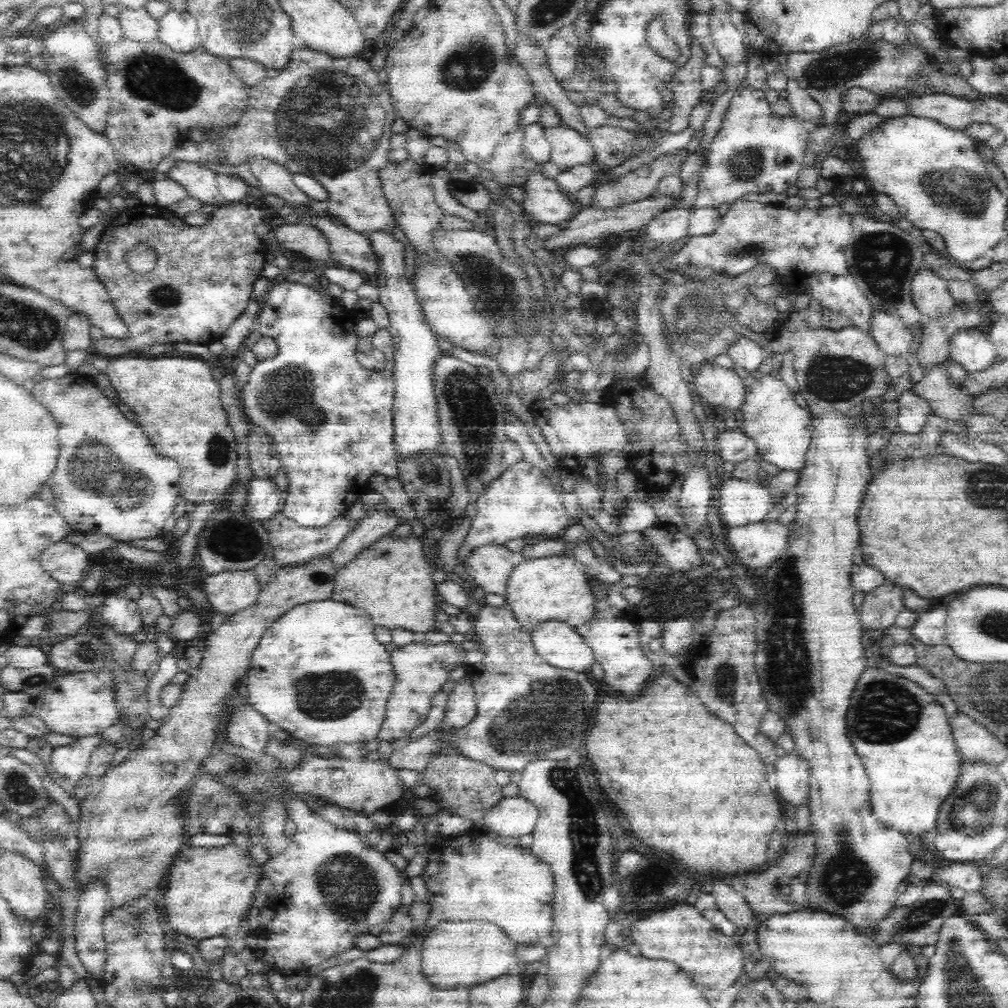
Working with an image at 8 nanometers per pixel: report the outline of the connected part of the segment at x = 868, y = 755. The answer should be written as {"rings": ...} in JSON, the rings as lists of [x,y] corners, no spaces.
{"rings":[[[869,666],[860,675],[846,713],[847,734],[870,781],[874,817],[903,835],[928,835],[936,826],[942,802],[952,794],[960,776],[950,717],[931,699],[931,694],[912,680],[890,674],[880,666]]]}

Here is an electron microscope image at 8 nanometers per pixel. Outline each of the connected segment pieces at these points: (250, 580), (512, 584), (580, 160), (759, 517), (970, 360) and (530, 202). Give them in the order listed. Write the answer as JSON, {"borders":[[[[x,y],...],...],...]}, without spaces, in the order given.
{"borders":[[[[231,570],[208,575],[202,590],[213,609],[209,617],[222,614],[228,620],[256,602],[261,585],[254,570]]],[[[568,551],[563,555],[552,555],[546,558],[525,558],[511,572],[504,597],[506,603],[515,613],[521,630],[528,634],[531,634],[534,626],[540,622],[566,622],[569,626],[577,629],[592,621],[596,614],[597,594],[594,594],[594,590],[592,590],[592,576],[585,566],[580,564],[577,558]]],[[[564,124],[546,129],[545,136],[551,145],[549,161],[562,171],[583,164],[595,164],[596,156],[589,137]]],[[[732,477],[720,483],[716,496],[720,499],[720,505],[717,506],[718,515],[722,517],[720,520],[729,528],[762,522],[773,508],[770,493],[758,481],[745,481]]],[[[971,329],[953,334],[949,344],[949,356],[968,373],[980,372],[998,360],[990,339],[980,331]]],[[[538,170],[524,184],[523,210],[529,214],[531,220],[536,224],[556,224],[565,225],[578,209],[574,199],[559,190],[555,179],[550,180]]]]}

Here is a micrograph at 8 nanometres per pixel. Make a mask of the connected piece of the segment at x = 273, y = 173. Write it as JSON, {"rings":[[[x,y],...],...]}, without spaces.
{"rings":[[[249,157],[246,162],[262,190],[263,196],[276,195],[290,205],[312,206],[312,199],[303,194],[293,182],[293,174],[284,166],[264,157]]]}

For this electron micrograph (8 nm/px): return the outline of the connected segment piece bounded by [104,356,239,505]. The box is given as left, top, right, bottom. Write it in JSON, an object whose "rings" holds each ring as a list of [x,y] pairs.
{"rings":[[[123,356],[117,357],[109,362],[105,375],[110,378],[110,385],[118,392],[117,396],[136,414],[136,420],[140,422],[140,426],[144,428],[144,432],[148,434],[152,446],[156,446],[156,452],[158,454],[164,454],[168,458],[174,458],[178,464],[180,464],[180,486],[179,496],[186,498],[188,502],[194,504],[204,504],[212,502],[212,500],[223,499],[223,496],[227,493],[227,490],[231,487],[231,484],[236,478],[237,469],[237,455],[238,444],[234,442],[234,436],[232,436],[232,428],[228,426],[228,419],[226,418],[226,412],[222,410],[222,404],[220,404],[220,390],[218,390],[218,384],[208,368],[209,364],[204,364],[200,360],[188,360],[188,358],[154,358],[154,360],[146,360],[146,358],[124,358]]]}

